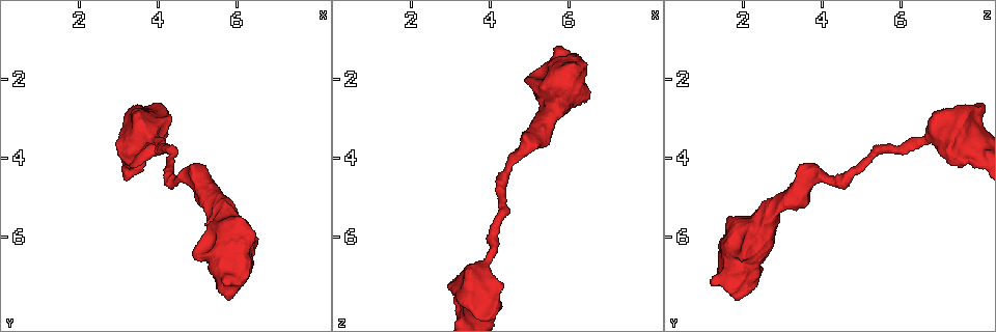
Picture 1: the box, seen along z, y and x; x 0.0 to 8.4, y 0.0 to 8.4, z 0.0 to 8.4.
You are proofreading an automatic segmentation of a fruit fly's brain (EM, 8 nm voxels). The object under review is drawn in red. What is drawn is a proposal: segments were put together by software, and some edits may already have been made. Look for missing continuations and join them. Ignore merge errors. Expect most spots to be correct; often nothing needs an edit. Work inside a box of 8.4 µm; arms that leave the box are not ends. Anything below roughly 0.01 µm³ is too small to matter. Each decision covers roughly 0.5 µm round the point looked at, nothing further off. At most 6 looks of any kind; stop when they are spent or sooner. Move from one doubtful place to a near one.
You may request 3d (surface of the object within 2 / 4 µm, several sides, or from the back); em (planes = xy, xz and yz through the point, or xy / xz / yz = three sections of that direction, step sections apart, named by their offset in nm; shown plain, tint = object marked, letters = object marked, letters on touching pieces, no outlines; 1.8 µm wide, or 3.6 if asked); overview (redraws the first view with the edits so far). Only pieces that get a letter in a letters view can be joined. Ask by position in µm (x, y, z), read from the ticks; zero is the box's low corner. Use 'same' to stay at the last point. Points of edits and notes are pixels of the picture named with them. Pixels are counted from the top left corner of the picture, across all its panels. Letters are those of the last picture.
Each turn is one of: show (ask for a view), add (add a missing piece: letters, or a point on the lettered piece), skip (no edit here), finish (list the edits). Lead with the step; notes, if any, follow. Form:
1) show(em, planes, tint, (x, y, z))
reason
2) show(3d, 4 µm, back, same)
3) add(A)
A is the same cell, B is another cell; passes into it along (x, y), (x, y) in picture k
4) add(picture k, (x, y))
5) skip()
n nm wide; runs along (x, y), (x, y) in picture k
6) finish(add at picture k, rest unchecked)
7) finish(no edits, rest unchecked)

show(em, 3.6 µm, planes, letters, (5.70, 7.60, 1.80))
branch stops here

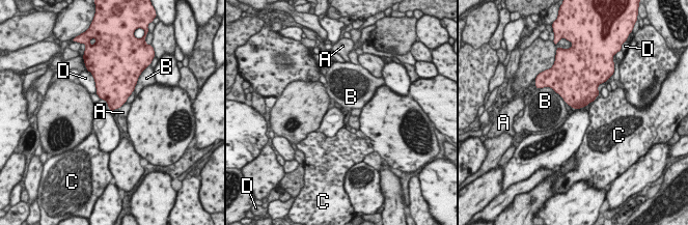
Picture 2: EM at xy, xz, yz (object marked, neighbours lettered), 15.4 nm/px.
skip()
B touches over 360 nm; A, B, C and D are other cells; no lettered piece goes on from it

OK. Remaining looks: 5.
show(3d, 4 µm, (5.70, 5.55, 2.50))
sudden change in width

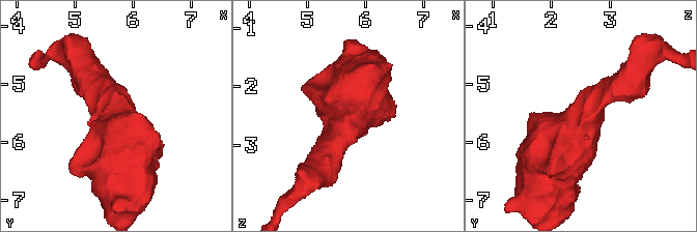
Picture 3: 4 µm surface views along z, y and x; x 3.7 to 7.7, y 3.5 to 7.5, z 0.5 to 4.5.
show(em, 3.6 µm, xy, step 8, letters, (5.70, 5.60, 2.55))

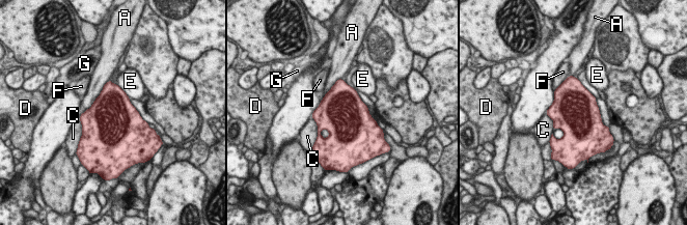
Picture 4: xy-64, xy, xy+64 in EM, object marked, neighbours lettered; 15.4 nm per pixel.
skip()
700 nm wide; A, C, D, E, F and G are other cells; border along (109, 79), (93, 103), (78, 119) in picture 4; none of them fits

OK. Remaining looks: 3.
show(3d, 4 µm, (3.30, 4.25, 7.50))
thick end

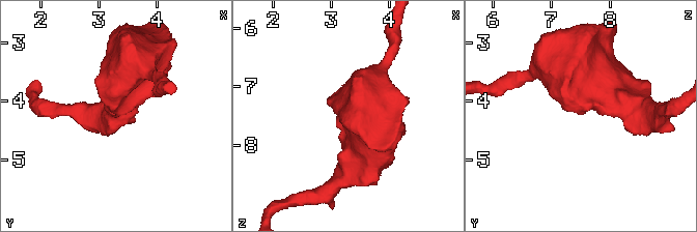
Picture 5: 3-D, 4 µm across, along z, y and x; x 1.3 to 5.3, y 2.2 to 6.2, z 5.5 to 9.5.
show(em, 3.6 µm, planes, letters, (3.30, 4.30, 7.50))
shape alone is not enough

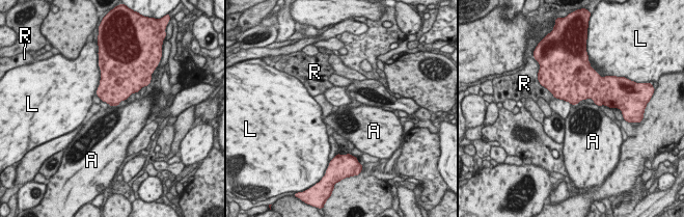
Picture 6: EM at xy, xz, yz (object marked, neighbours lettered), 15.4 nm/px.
skip()
L touches over 300 nm; A, L and R are other cells; border along (109, 105), (118, 106) in picture 6; no lettered piece goes on from it

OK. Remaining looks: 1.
finish(no edits, rest unchecked)

